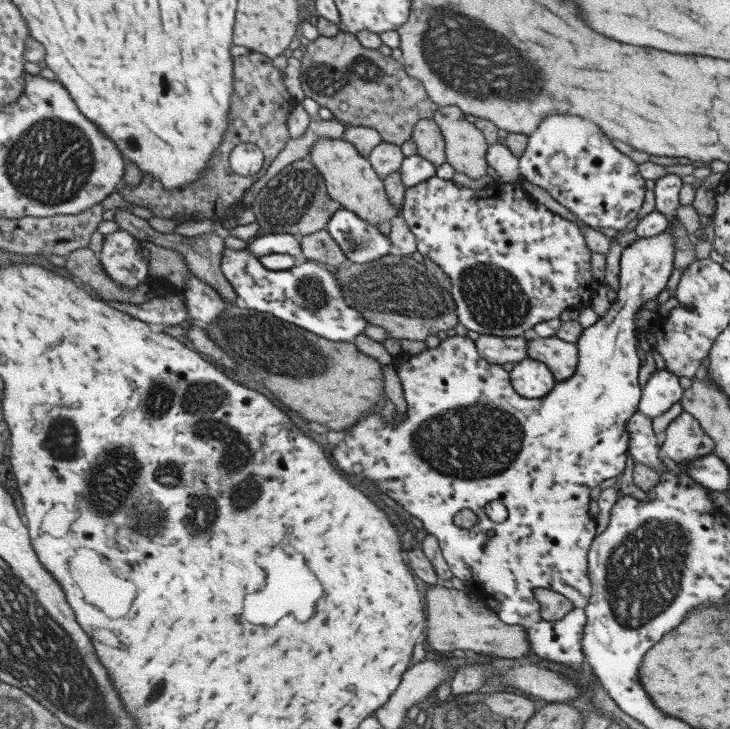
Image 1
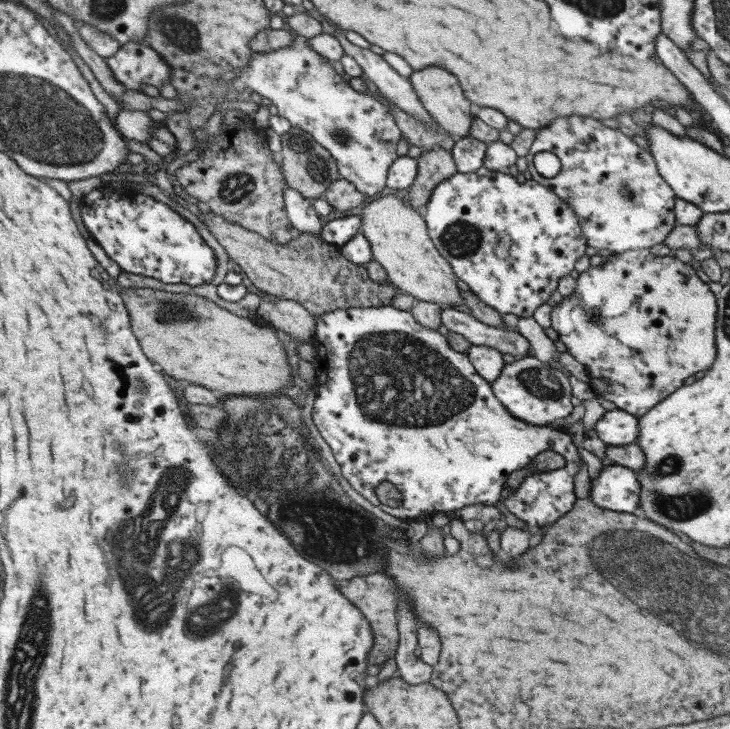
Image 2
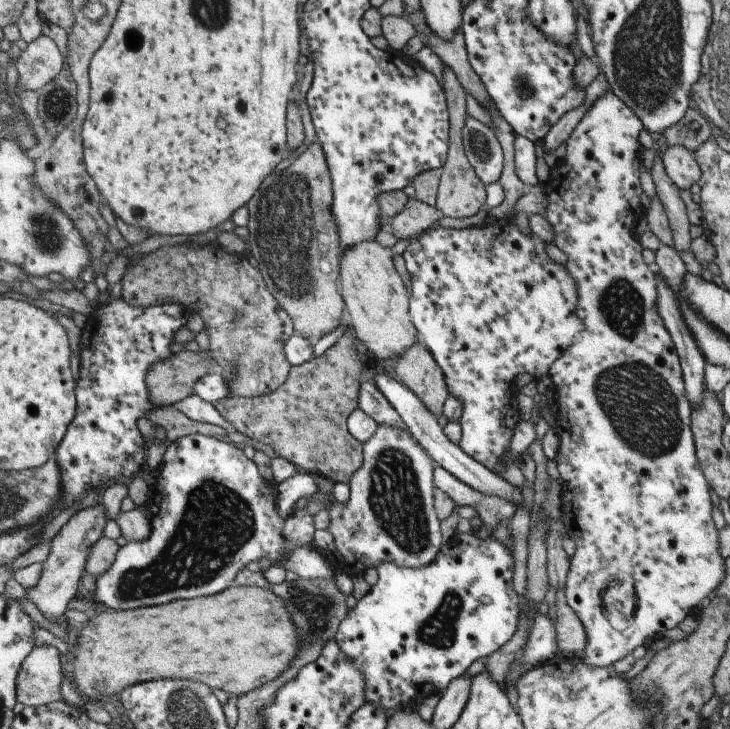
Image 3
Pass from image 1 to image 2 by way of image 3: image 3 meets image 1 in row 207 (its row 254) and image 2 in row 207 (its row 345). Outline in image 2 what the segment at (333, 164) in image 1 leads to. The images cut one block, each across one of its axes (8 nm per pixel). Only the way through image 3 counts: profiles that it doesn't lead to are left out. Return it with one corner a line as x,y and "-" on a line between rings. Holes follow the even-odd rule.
398,195
371,198
362,209
361,233
367,238
372,250
372,259
388,274
388,282
394,284
399,292
412,295
415,300
433,302
442,308
451,305
464,305
460,295
461,283
454,274
452,266
432,242
426,222
419,210

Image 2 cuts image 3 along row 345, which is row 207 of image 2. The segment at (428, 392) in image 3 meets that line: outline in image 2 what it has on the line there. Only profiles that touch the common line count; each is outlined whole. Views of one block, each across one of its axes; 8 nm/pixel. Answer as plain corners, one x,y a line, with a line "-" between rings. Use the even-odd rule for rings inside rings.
438,147
422,152
417,158
417,175
414,184
410,186
408,202
416,210
424,208
434,187
456,173
456,163
450,149

